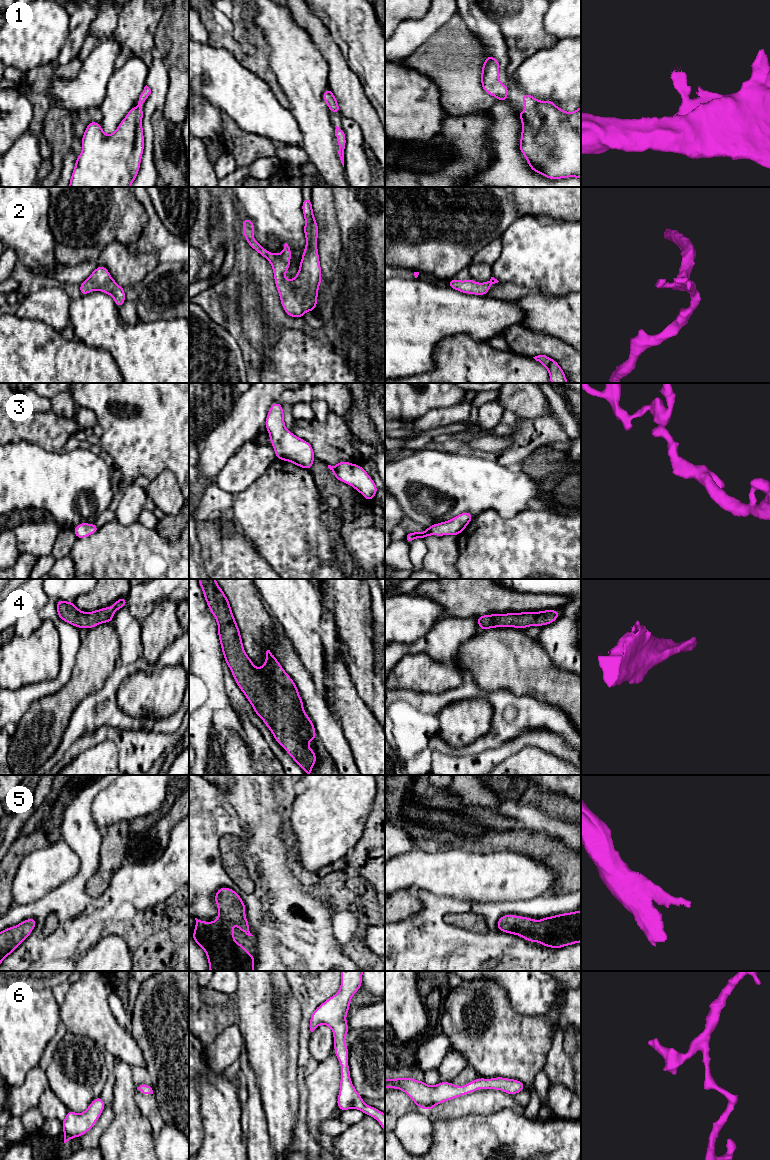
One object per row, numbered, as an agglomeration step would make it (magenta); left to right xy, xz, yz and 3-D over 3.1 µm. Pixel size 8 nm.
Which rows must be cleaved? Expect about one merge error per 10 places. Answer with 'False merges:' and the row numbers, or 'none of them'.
False merges: none of them

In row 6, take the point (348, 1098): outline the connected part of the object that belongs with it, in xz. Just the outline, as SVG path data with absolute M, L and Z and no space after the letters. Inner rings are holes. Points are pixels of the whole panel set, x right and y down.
M341 971L341 986L339 991L319 1005L310 1017L310 1031L319 1025L329 1026L333 1031L334 1053L341 1064L340 1090L337 1107L341 1111L359 1109L365 1115L376 1119L385 1132L385 1114L364 1103L350 1079L348 1066L348 1051L345 1037L349 1031L346 1014L349 1012L350 1001L362 985L363 971Z

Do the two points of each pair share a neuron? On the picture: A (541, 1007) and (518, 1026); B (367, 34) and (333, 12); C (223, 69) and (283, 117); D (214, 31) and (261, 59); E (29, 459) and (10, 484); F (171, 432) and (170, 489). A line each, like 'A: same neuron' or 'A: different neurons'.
A: different neurons
B: same neuron
C: same neuron
D: same neuron
E: same neuron
F: different neurons

